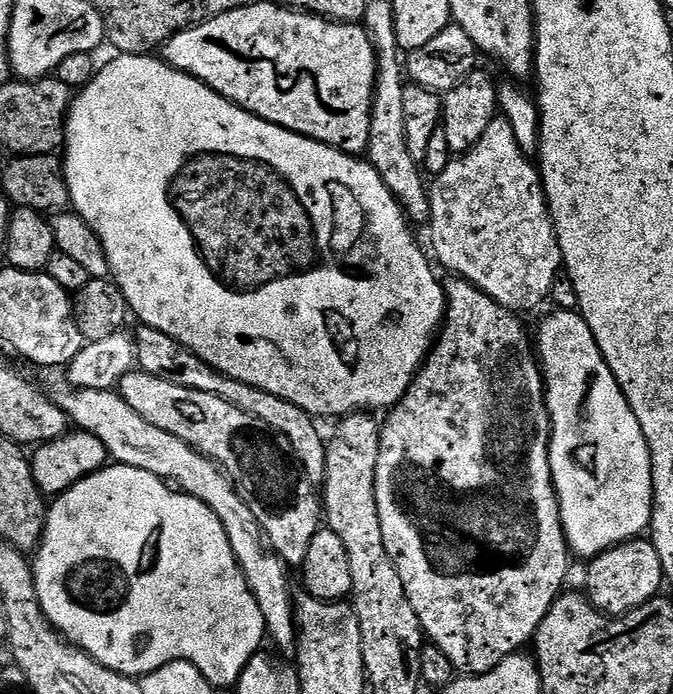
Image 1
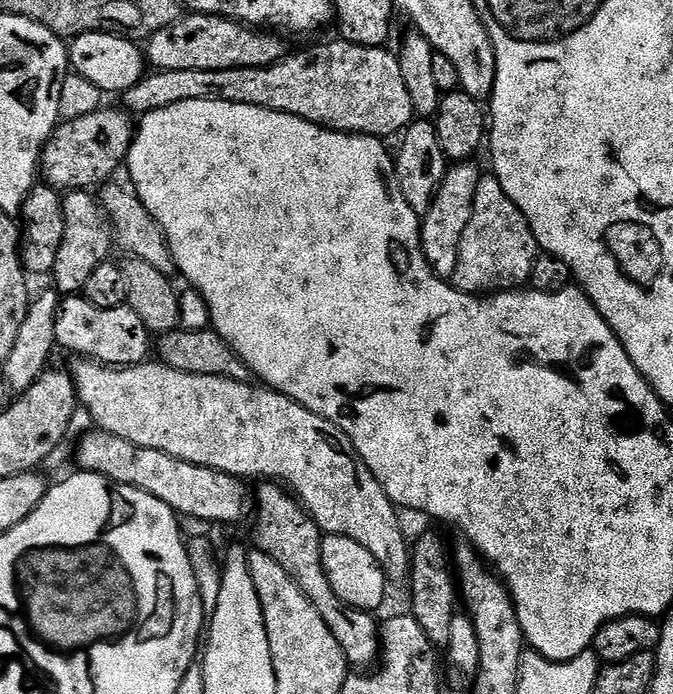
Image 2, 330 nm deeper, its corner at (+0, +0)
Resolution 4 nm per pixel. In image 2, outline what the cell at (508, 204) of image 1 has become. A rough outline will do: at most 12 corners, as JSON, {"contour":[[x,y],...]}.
{"contour":[[481,175],[452,287],[523,289],[538,249],[495,175]]}

